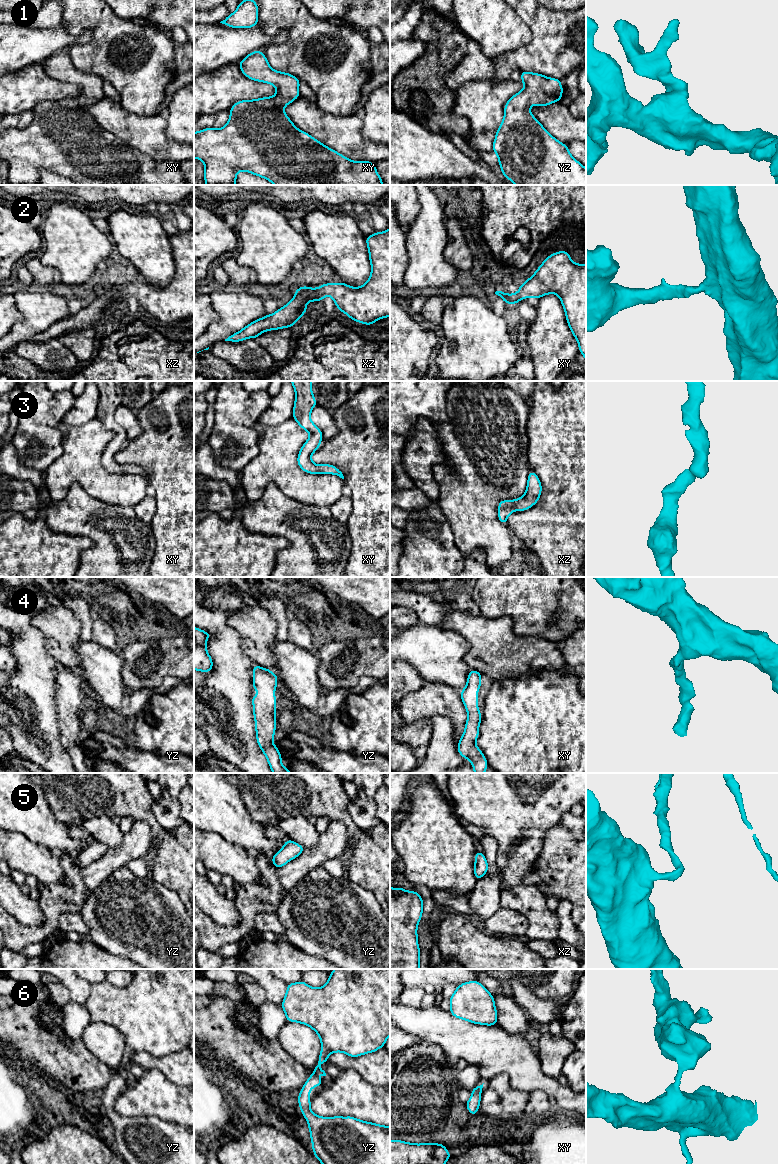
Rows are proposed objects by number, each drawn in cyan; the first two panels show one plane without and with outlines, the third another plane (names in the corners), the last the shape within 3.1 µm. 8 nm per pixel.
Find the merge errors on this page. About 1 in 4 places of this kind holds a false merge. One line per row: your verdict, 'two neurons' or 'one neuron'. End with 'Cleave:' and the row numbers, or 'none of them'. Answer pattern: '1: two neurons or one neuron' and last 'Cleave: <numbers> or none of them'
1: one neuron
2: one neuron
3: one neuron
4: one neuron
5: one neuron
6: one neuron
Cleave: none of them

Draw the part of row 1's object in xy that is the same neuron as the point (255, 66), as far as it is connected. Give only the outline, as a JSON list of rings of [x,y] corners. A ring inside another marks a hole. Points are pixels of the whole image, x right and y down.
[[[260,50],[249,53],[242,61],[238,63],[238,65],[240,67],[240,70],[246,77],[254,81],[272,84],[276,88],[277,93],[271,97],[263,97],[254,100],[241,100],[239,102],[236,102],[229,110],[230,118],[224,127],[220,129],[205,128],[203,130],[200,130],[199,132],[194,132],[194,158],[197,158],[204,163],[205,166],[204,180],[206,185],[217,185],[217,184],[236,185],[236,177],[238,171],[246,171],[253,175],[263,177],[264,179],[267,179],[274,185],[323,185],[325,183],[330,185],[383,185],[383,181],[380,178],[374,163],[366,160],[351,161],[347,157],[339,154],[337,151],[325,146],[323,143],[316,140],[308,133],[299,130],[292,123],[290,118],[285,114],[284,107],[292,103],[295,99],[297,99],[300,96],[299,94],[300,80],[298,78],[296,78],[294,75],[291,75],[289,73],[275,71],[274,69],[272,69],[267,61],[267,58],[264,56],[264,52]]]

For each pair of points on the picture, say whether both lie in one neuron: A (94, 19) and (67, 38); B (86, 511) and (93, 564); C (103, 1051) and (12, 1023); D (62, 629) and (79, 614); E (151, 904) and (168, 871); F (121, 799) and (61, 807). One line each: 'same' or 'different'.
A: different
B: same
C: different
D: different
E: different
F: same

